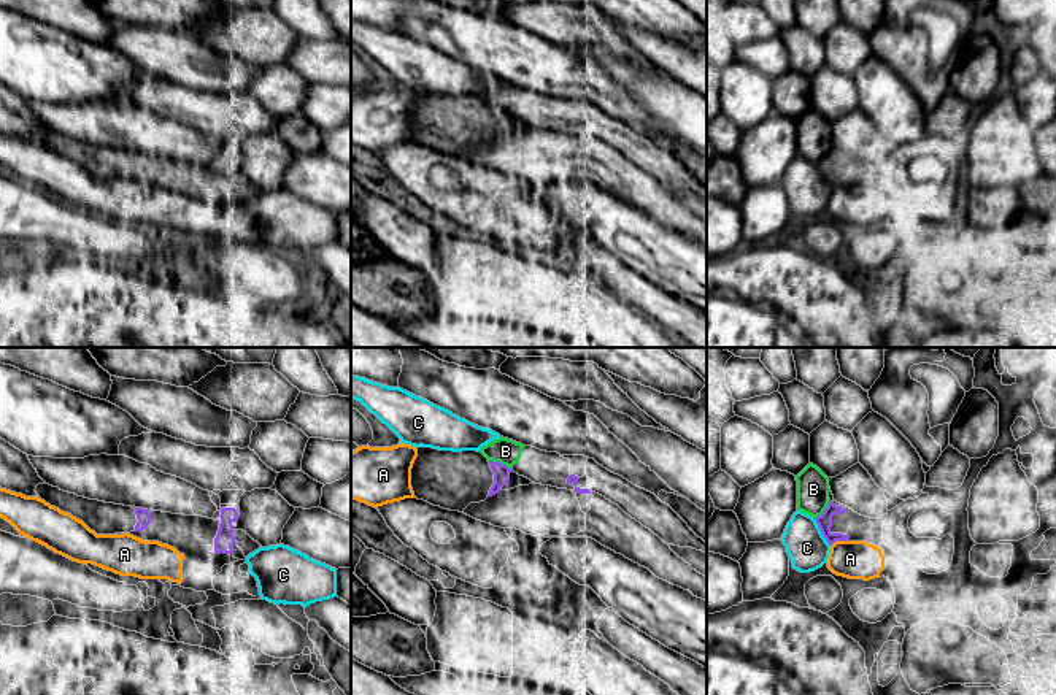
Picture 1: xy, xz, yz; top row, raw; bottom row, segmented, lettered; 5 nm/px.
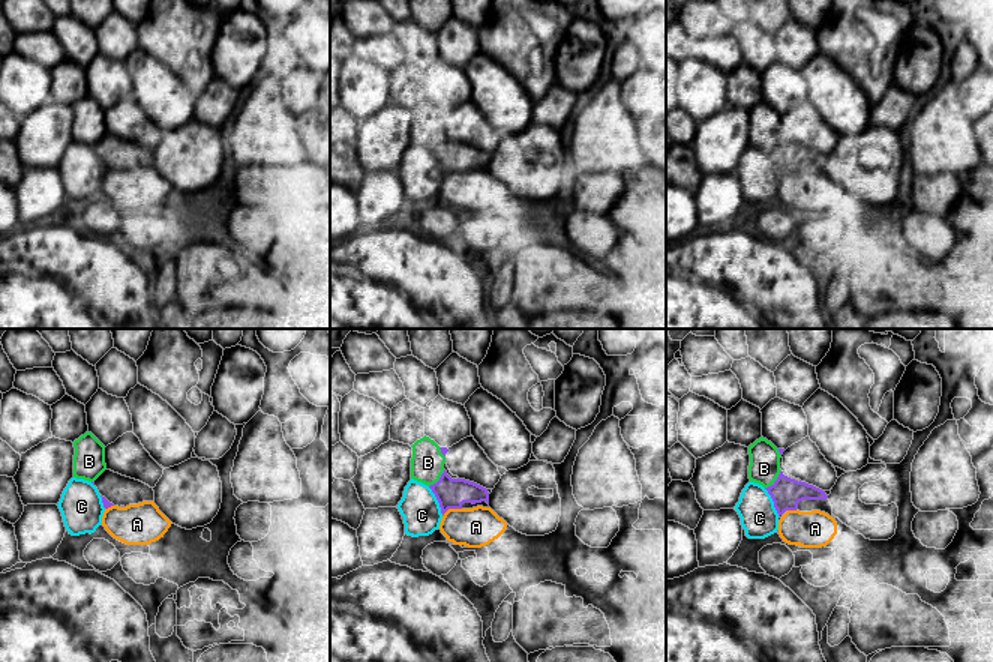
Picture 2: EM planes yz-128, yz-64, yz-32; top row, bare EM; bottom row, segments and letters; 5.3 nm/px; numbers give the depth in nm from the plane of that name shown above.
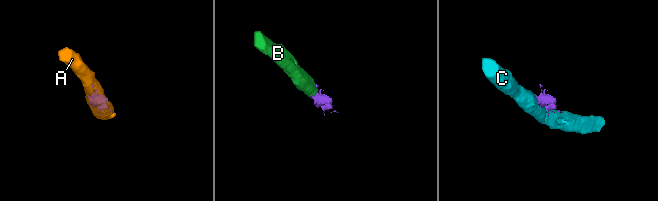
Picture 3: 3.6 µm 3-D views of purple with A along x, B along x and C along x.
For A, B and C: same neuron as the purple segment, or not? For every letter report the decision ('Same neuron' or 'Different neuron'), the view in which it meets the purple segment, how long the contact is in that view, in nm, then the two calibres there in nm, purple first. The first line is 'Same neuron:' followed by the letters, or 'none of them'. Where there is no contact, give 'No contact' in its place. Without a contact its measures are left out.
Same neuron: none of them
A: Different neuron. Touches purple in yz. Shared border 90 nm. Thickness 80 nm (purple) against 190 nm
B: Different neuron. Touches purple in xz. Shared border 130 nm. Thickness 80 nm (purple) against 130 nm
C: Different neuron. Touches purple in yz. Shared border 160 nm. Thickness 80 nm (purple) against 200 nm

